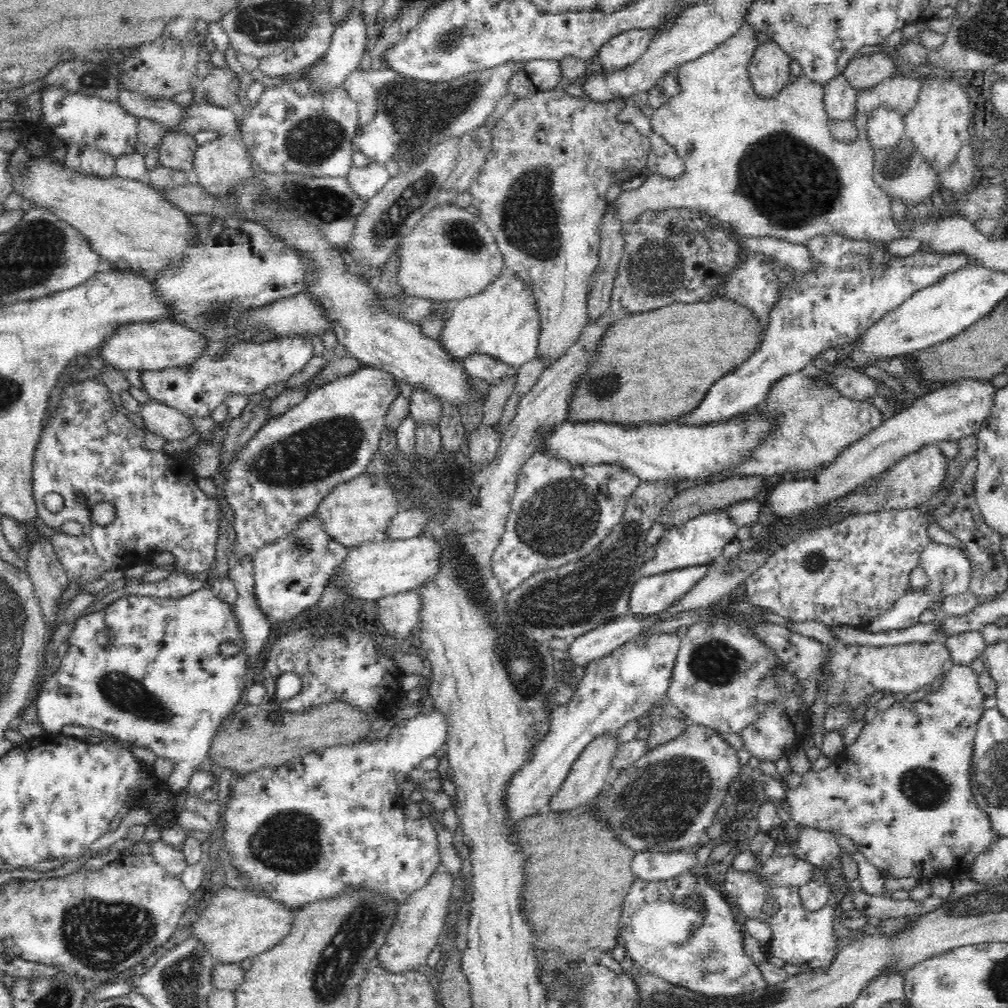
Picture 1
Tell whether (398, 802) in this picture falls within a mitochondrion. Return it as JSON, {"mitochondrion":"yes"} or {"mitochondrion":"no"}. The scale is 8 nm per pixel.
{"mitochondrion":"no"}

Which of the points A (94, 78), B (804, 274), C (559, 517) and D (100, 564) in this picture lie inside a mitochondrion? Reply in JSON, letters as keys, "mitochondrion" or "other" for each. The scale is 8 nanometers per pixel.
{"A":"mitochondrion","B":"other","C":"mitochondrion","D":"other"}

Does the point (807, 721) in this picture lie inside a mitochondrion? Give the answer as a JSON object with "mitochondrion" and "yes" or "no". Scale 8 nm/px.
{"mitochondrion":"no"}

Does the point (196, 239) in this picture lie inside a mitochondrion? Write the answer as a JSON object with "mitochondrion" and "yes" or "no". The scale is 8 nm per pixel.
{"mitochondrion":"no"}

